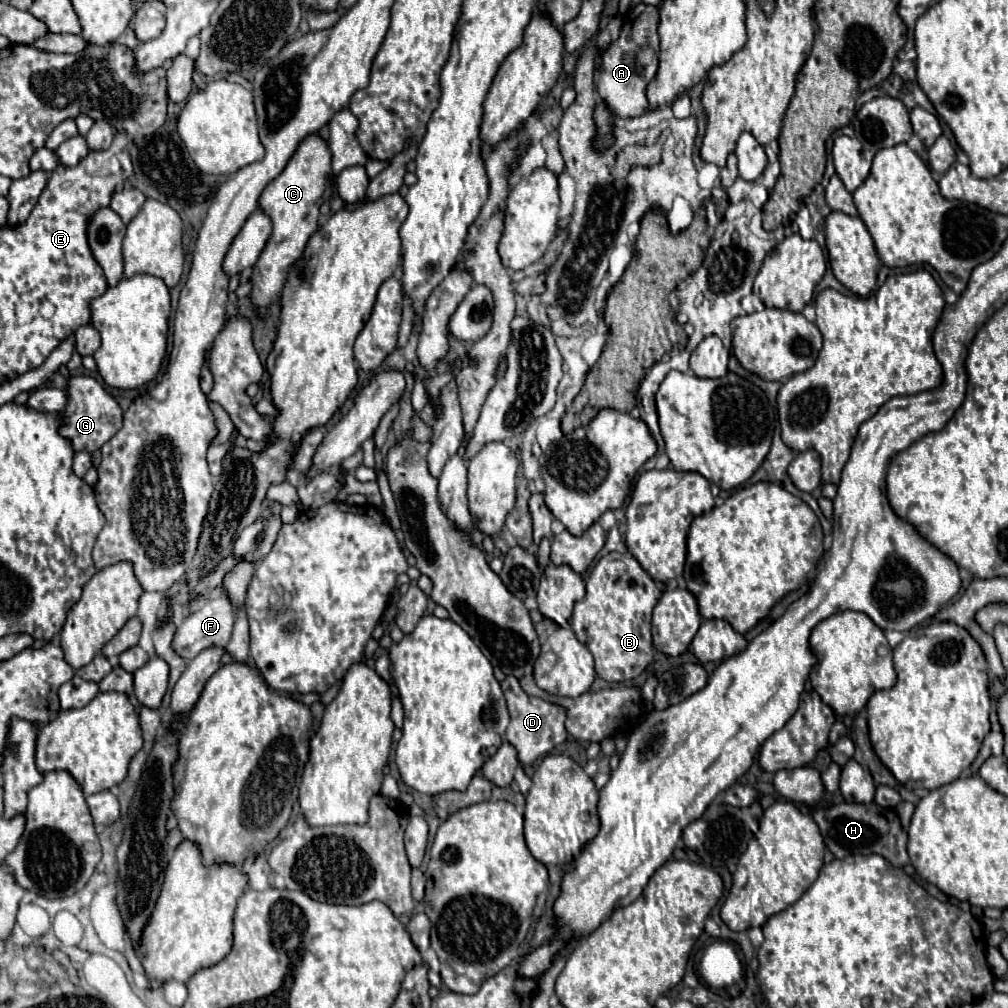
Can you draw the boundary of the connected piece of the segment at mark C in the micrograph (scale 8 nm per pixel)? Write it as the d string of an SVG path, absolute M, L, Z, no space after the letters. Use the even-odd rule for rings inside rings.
M311 133L301 141L297 147L297 153L289 159L289 165L283 169L281 177L275 177L267 187L265 193L261 193L259 207L271 217L273 221L273 233L255 263L255 271L251 275L253 291L251 299L261 311L273 311L279 313L279 307L273 303L279 299L281 285L285 283L287 271L297 261L307 245L307 239L317 231L317 219L319 219L319 207L323 203L325 185L331 177L331 151L327 141L319 133ZM273 305L273 307L271 307ZM271 307L271 309L267 309Z

